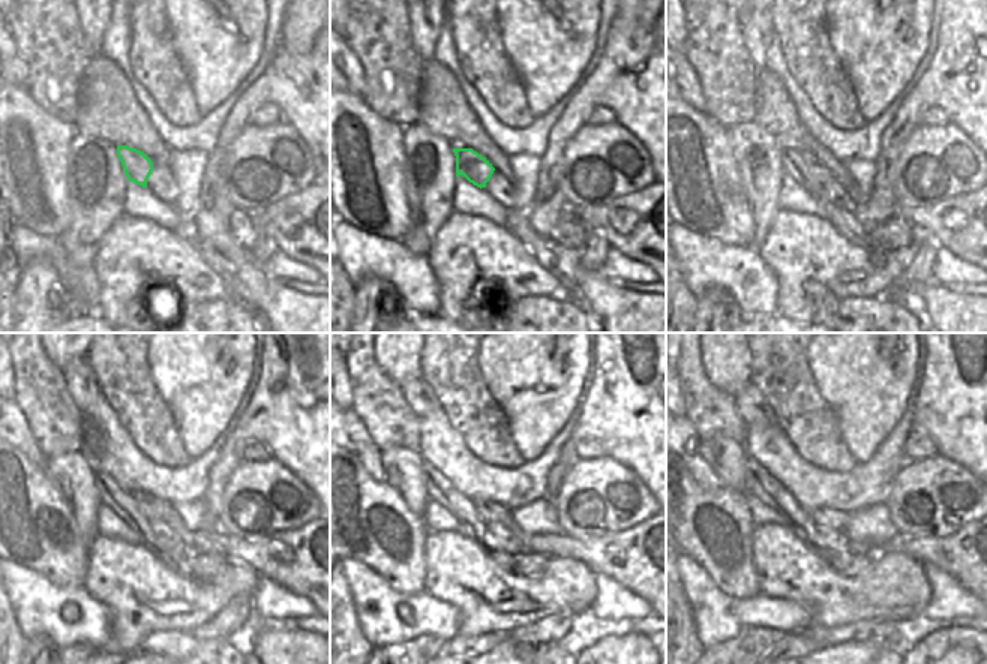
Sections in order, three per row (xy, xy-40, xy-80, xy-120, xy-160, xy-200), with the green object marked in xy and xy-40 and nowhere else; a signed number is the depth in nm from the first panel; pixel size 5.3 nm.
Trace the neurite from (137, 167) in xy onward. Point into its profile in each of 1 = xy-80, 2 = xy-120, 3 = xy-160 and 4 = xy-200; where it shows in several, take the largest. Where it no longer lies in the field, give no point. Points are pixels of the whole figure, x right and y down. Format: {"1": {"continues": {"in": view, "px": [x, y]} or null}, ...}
{"1": {"continues": {"in": "xy-80", "px": [818, 171]}}, "2": {"continues": {"in": "xy-120", "px": [149, 507]}}, "3": {"continues": {"in": "xy-160", "px": [488, 511]}}, "4": {"continues": {"in": "xy-200", "px": [825, 517]}}}

